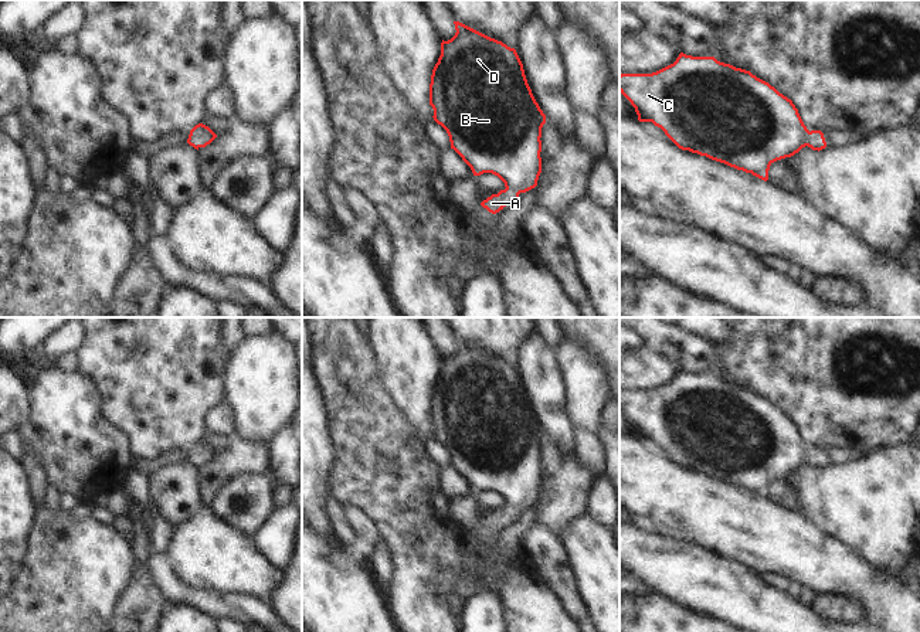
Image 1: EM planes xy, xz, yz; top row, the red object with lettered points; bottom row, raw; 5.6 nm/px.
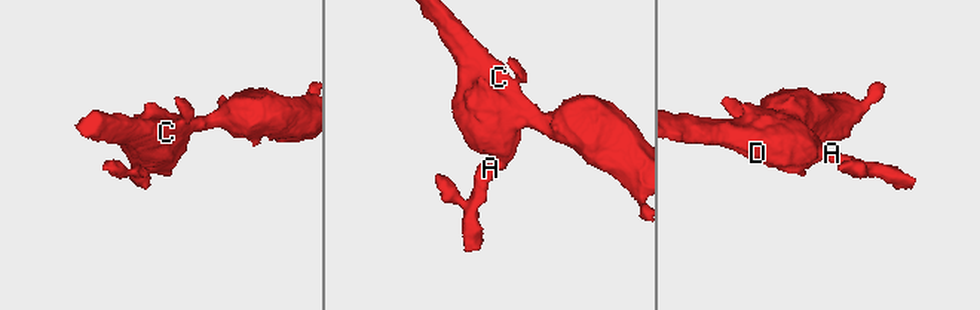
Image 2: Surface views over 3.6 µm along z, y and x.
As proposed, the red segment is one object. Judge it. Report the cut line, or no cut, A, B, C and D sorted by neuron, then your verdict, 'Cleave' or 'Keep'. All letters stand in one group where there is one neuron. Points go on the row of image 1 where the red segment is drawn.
No split. Groups: A B C D. Keep.

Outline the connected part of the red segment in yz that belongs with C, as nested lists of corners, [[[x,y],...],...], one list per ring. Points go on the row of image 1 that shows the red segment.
[[[683,52],[676,61],[652,74],[621,74],[619,92],[635,108],[639,122],[652,122],[682,150],[689,150],[767,181],[770,166],[791,157],[802,147],[826,147],[821,130],[808,130],[791,99],[750,71],[717,61],[714,57],[692,57]]]

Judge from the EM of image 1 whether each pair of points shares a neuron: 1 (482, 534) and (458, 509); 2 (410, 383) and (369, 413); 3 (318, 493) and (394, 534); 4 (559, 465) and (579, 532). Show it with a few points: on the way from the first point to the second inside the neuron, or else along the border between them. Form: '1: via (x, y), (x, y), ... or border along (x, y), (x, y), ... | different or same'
1: via (477, 529), (464, 515) | same
2: border along (377, 367), (386, 394), (410, 424) | different
3: border along (331, 471), (328, 475), (328, 495) | different
4: border along (586, 512), (576, 516), (559, 537) | different

